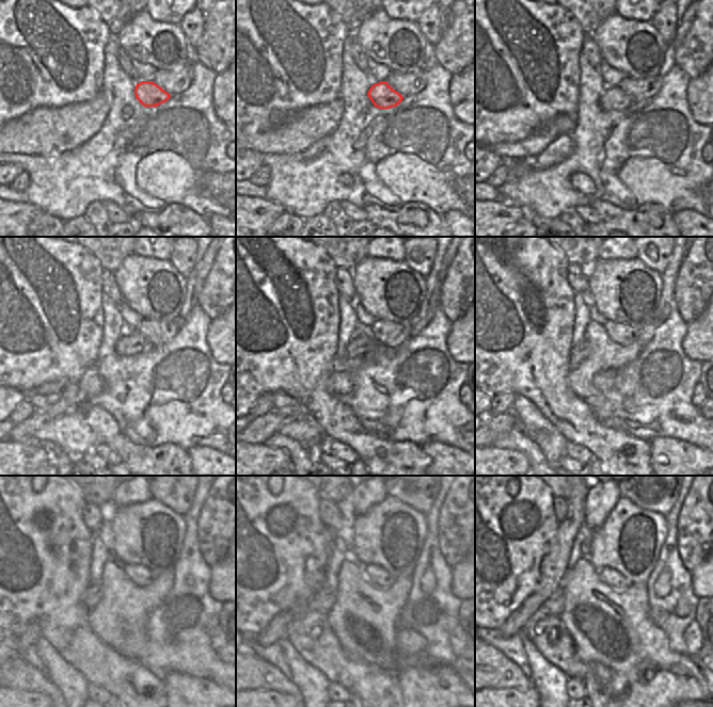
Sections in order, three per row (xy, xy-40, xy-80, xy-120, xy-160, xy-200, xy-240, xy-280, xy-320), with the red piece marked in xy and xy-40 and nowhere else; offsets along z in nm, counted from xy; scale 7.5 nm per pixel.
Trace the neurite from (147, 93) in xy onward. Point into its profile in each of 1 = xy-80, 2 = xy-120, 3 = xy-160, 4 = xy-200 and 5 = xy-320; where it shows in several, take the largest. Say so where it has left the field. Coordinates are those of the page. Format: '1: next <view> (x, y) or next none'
1: next xy-80 (614, 99)
2: next xy-120 (130, 343)
3: next xy-160 (360, 346)
4: next xy-200 (579, 353)
5: next xy-320 (553, 607)

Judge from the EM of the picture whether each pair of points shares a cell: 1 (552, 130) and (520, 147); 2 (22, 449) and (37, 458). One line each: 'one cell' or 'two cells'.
1: one cell
2: one cell

